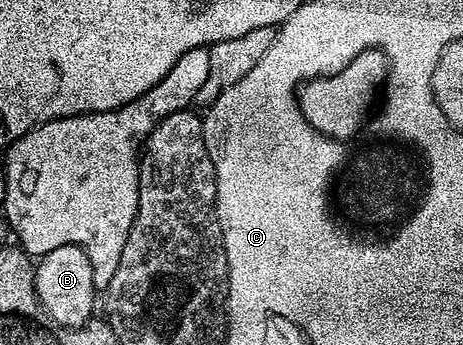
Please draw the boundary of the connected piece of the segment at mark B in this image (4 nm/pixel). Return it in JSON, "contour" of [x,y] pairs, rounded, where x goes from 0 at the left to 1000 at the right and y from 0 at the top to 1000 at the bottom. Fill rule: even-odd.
{"contour":[[[134,713],[91,739],[76,771],[76,855],[93,901],[127,945],[186,945],[199,930],[210,861],[188,733],[171,713]]]}

